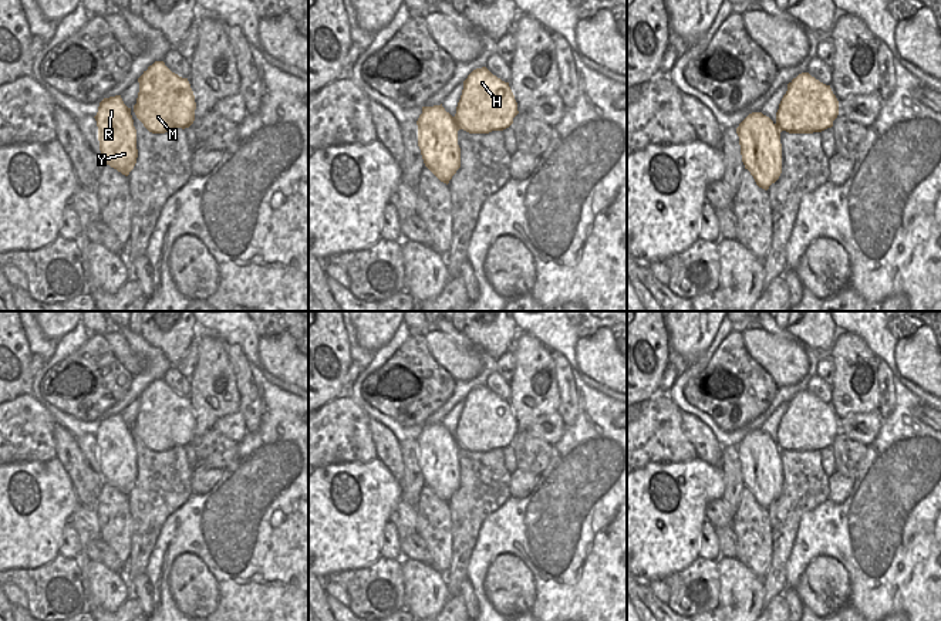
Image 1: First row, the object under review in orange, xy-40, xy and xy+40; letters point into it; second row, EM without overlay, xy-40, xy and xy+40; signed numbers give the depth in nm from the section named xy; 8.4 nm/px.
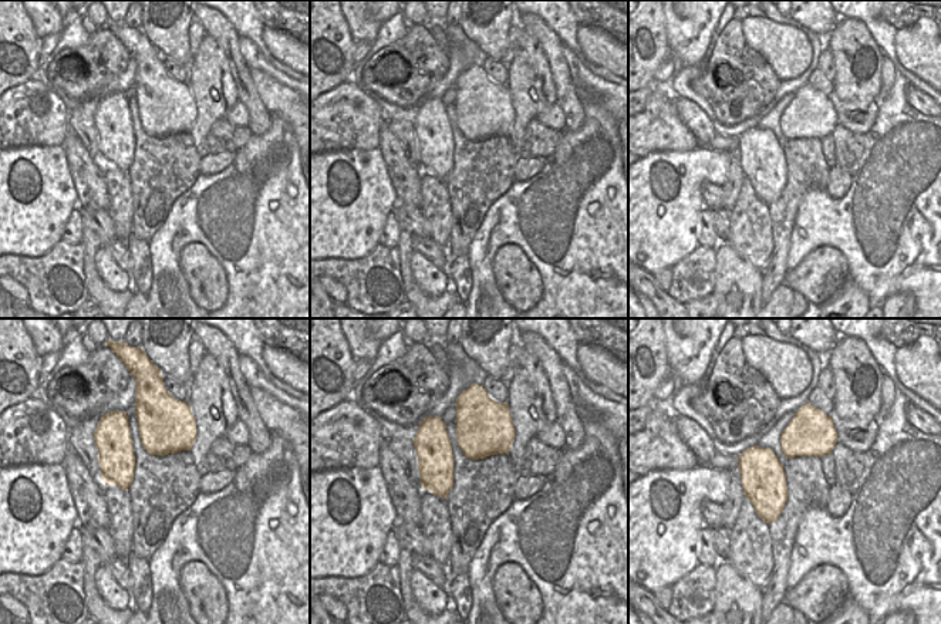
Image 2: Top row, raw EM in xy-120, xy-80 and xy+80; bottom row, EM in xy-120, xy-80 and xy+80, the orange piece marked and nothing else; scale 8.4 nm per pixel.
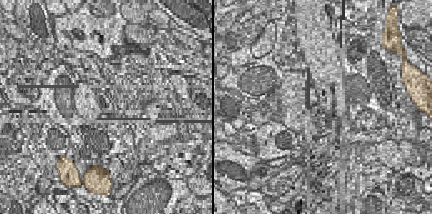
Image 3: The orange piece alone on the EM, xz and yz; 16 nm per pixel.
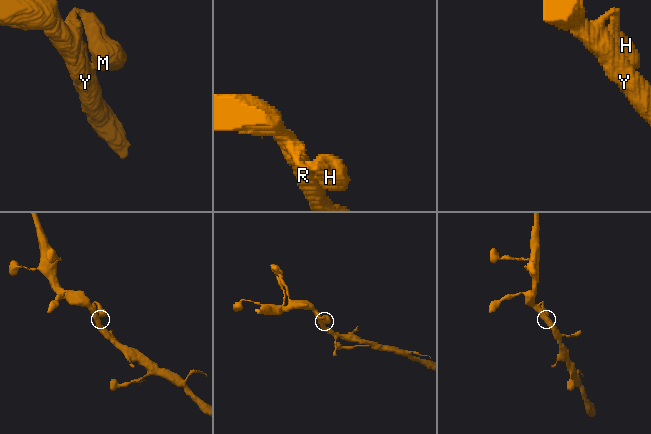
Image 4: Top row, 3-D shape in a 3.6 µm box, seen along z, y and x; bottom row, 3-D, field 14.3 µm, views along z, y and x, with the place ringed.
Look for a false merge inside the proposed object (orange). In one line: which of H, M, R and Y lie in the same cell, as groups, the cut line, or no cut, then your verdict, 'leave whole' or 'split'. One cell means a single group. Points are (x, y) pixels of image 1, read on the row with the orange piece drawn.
H M R Y | no cut | leave whole

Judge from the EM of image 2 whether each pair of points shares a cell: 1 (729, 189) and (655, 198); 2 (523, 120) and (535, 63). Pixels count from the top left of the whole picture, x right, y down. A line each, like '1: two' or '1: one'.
1: two
2: one

